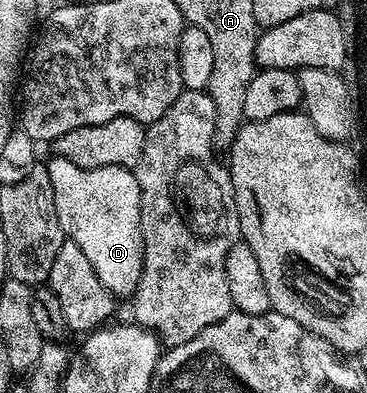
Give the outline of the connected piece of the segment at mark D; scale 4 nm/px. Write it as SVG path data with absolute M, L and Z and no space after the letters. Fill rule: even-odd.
M52 155L46 161L49 182L53 182L53 206L57 206L57 218L61 222L64 237L81 246L93 274L101 278L101 286L116 298L134 297L137 284L141 282L143 265L143 231L141 230L141 190L137 186L134 171L121 166L82 168L73 166L69 158Z

